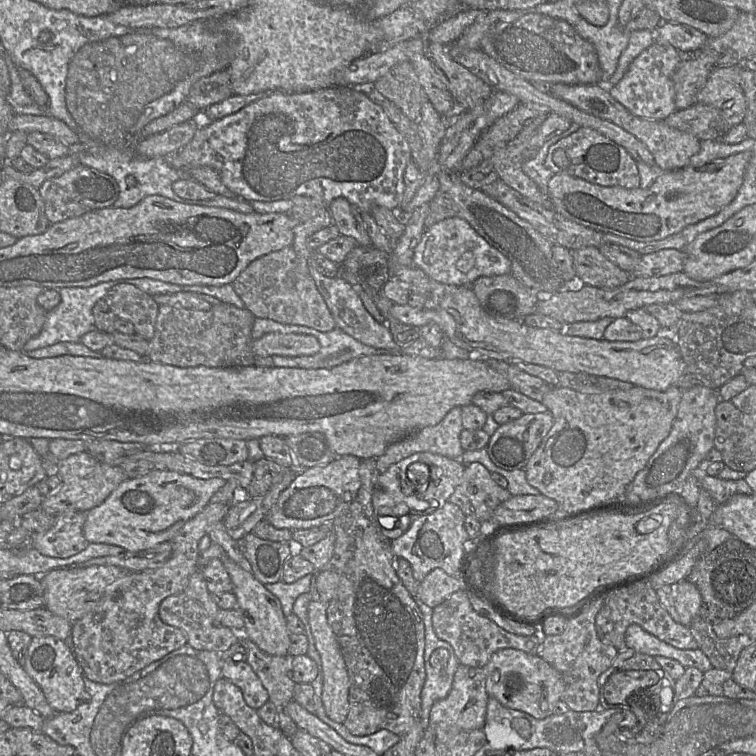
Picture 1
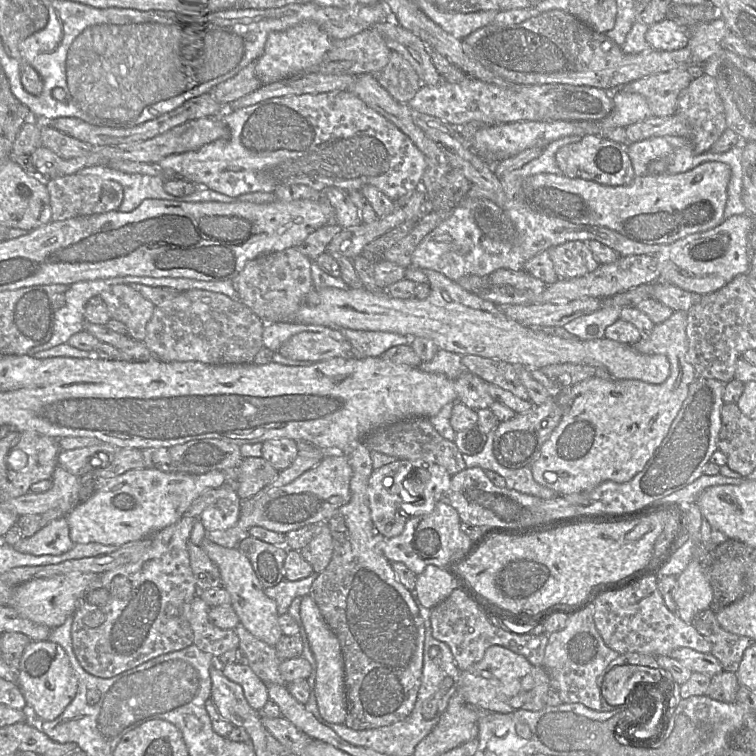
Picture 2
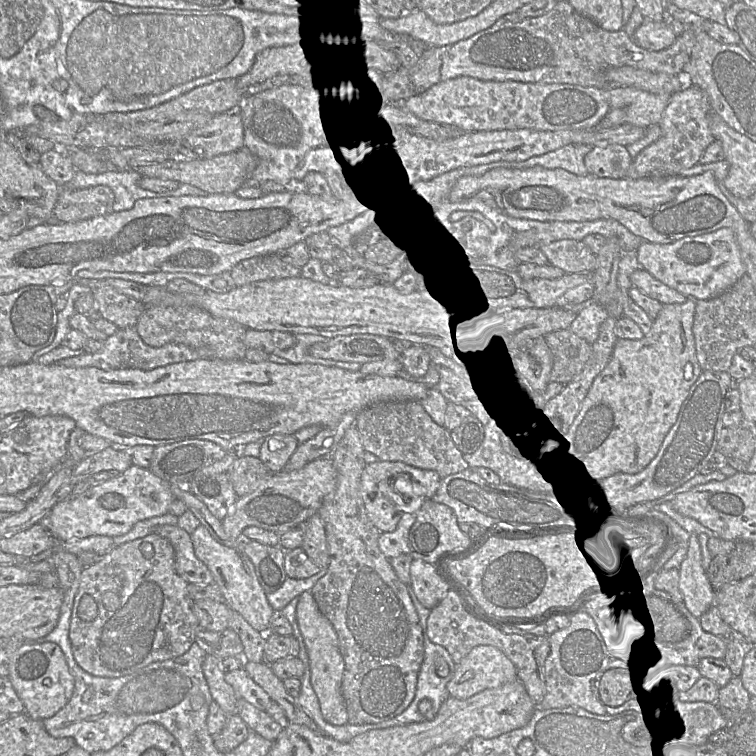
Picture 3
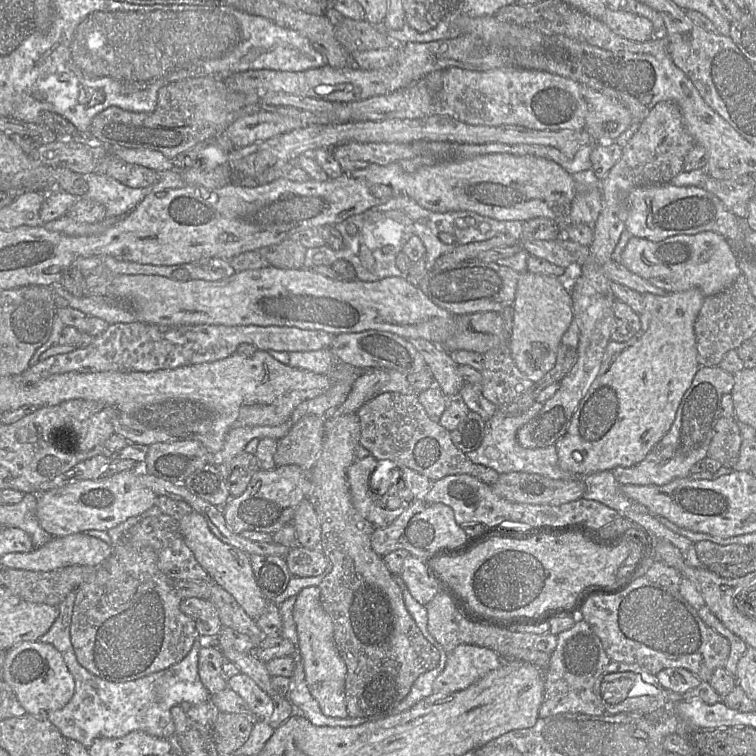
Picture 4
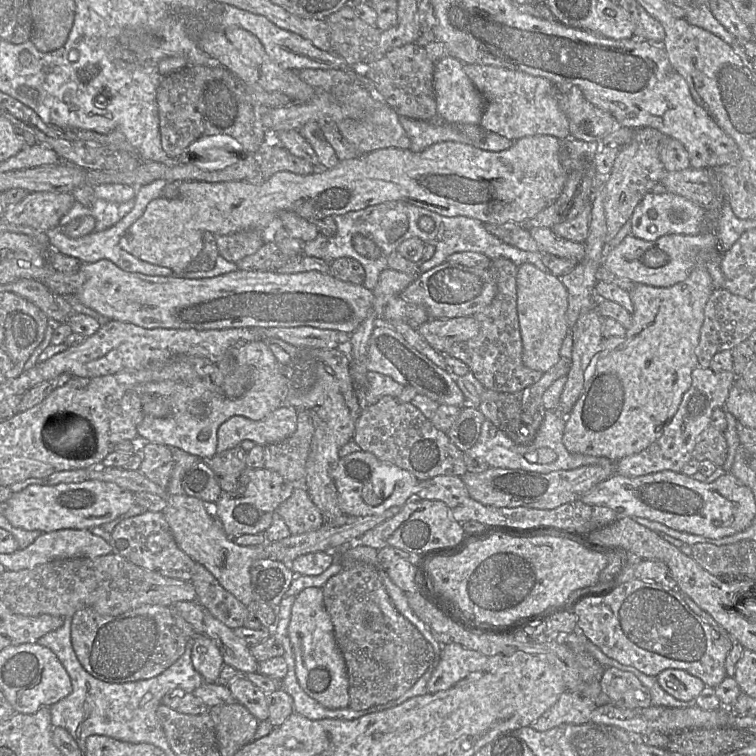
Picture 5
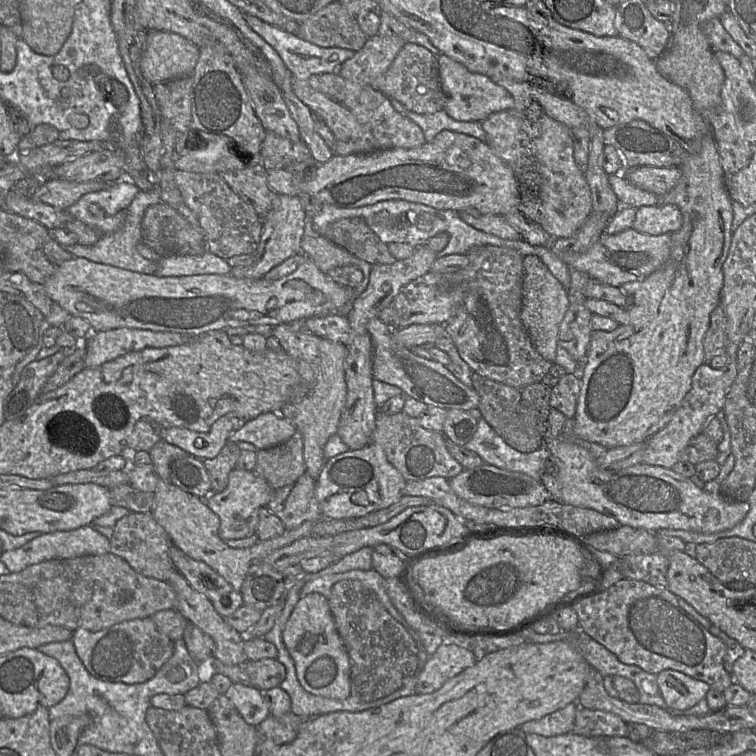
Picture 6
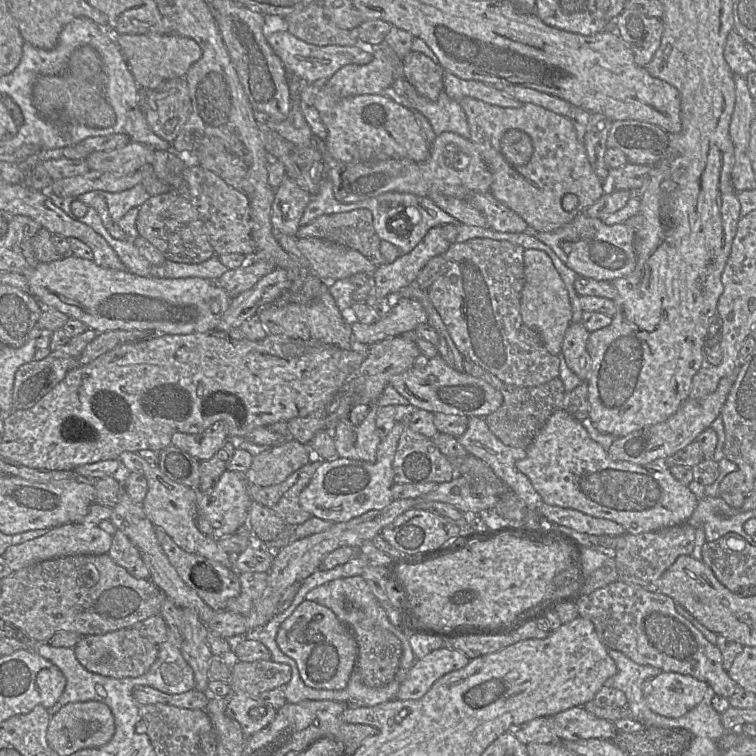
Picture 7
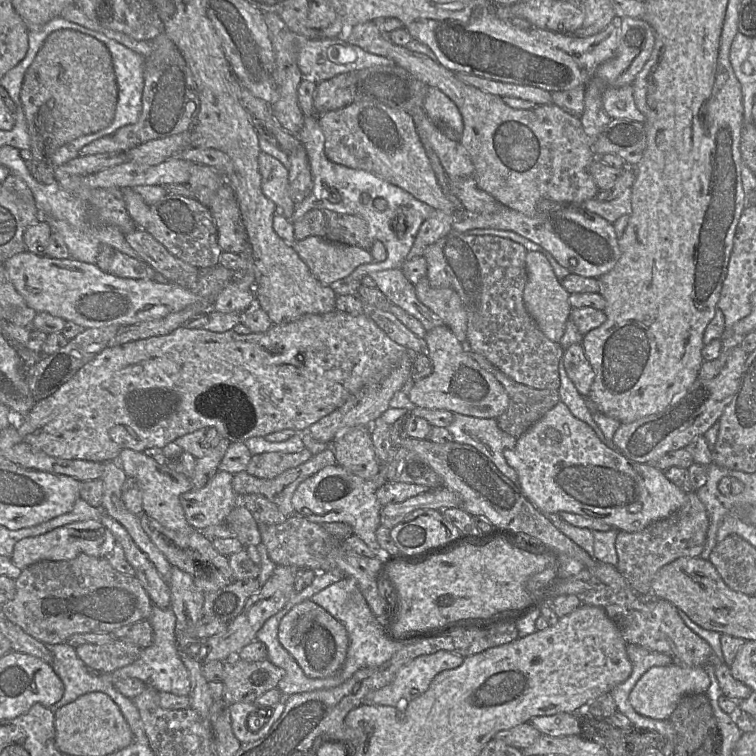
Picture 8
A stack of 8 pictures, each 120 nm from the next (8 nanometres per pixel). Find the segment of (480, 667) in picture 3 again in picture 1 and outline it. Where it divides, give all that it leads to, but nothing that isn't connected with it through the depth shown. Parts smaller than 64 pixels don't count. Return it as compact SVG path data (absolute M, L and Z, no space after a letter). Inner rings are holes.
M505 648L496 651L481 669L489 698L494 697L504 707L525 712L537 719L553 714L554 707L565 690L563 679L554 667L538 655L517 649Z

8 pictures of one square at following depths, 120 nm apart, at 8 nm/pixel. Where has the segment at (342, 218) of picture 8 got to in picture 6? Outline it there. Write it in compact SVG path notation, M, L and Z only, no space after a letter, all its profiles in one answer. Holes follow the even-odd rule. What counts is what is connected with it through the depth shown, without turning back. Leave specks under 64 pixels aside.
M360 217L343 218L331 223L323 236L371 265L393 264L397 261L387 244Z

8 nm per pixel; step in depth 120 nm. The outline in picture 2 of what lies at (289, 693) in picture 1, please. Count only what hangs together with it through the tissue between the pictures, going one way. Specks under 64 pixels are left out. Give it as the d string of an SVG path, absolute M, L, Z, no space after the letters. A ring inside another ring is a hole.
M240 623L233 630L239 637L239 649L246 656L246 663L253 672L266 685L285 685L279 671L281 660L278 658L275 648L253 636Z

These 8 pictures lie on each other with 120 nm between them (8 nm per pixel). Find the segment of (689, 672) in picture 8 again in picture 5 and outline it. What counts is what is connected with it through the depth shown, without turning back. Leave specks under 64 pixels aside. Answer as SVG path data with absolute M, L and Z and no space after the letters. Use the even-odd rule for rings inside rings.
M669 668L657 676L660 686L681 701L694 701L705 688L703 681L681 669Z

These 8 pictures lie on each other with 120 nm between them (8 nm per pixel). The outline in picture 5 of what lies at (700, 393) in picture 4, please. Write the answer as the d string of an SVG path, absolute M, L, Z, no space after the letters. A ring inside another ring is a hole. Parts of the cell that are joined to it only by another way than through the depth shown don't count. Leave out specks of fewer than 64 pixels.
M697 366L692 372L690 388L684 393L676 414L662 435L643 451L618 460L615 473L625 477L639 477L664 470L682 472L684 465L692 459L698 436L710 426L714 410L725 405L735 380L732 371L714 371L710 367Z

